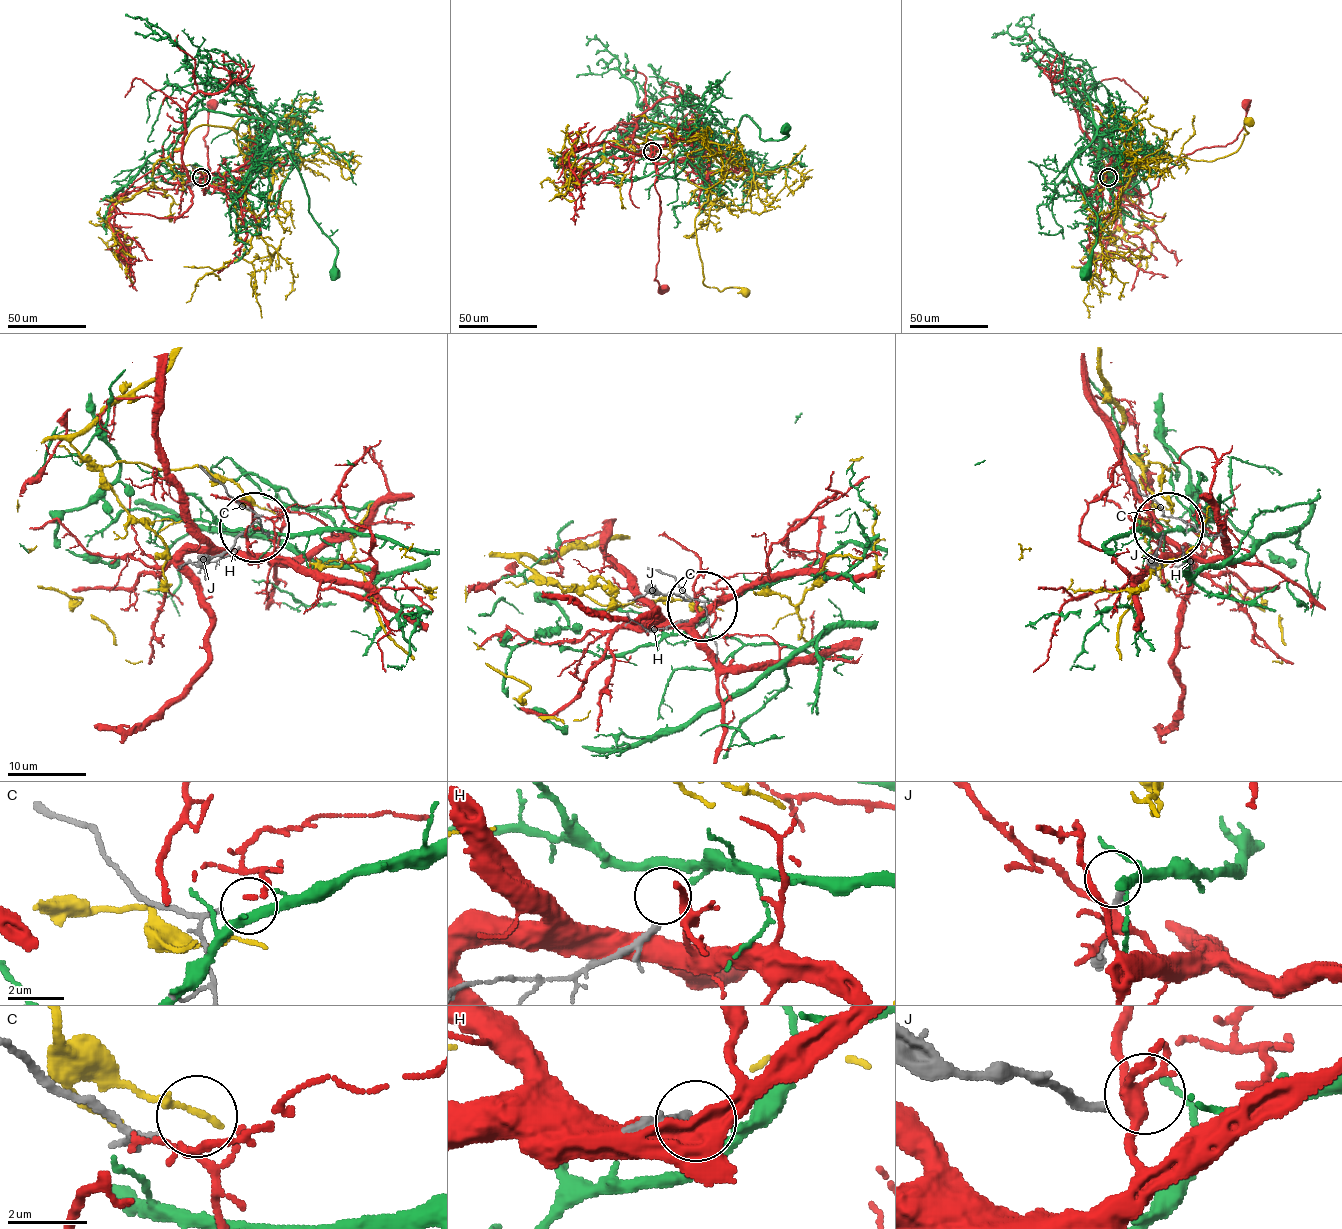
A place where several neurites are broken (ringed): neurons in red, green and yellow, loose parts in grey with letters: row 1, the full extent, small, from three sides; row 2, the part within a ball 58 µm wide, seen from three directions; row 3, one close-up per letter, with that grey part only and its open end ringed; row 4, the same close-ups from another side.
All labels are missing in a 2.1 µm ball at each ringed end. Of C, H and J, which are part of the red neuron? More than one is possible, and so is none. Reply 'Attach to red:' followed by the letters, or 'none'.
Attach to red: none

